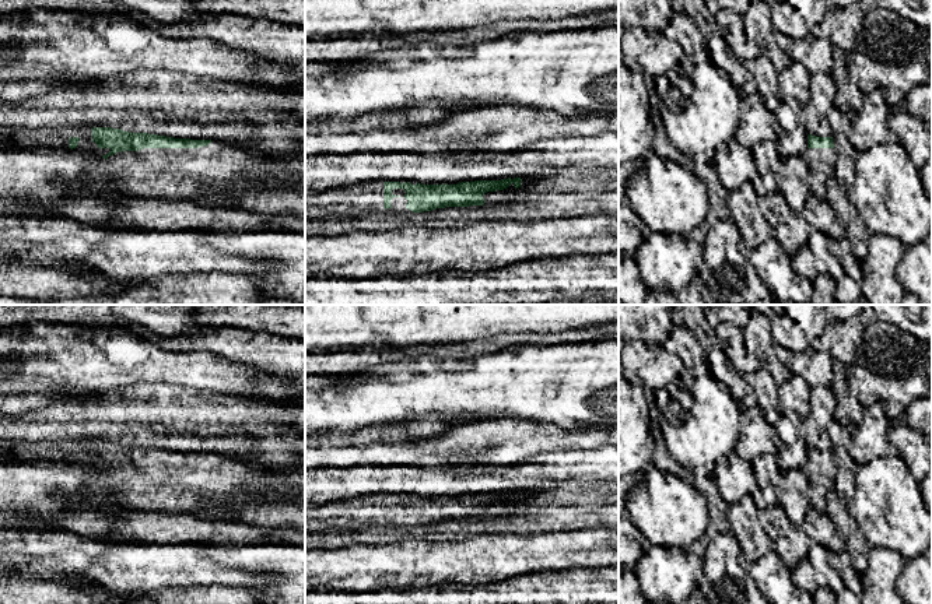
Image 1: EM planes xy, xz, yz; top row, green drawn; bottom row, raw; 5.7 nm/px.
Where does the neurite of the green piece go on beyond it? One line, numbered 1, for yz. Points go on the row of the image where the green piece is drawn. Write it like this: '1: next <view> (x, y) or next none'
1: next yz (820, 161)

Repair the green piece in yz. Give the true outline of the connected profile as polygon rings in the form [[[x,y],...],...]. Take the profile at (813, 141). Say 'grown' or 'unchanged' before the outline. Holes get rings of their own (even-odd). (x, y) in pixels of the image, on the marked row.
grown; [[[807,134],[807,148],[803,159],[809,166],[809,187],[813,196],[827,199],[827,180],[834,176],[837,152],[833,137],[817,137]]]

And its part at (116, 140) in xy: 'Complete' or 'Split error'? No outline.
Split error

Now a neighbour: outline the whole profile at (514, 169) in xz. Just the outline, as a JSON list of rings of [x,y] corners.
[[[509,154],[508,157],[508,178],[530,178],[537,172],[536,164],[533,165],[518,165],[514,162],[514,155]]]

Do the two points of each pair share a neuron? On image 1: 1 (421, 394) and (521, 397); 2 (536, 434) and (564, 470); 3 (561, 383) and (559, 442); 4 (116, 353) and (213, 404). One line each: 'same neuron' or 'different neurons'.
1: same neuron
2: different neurons
3: different neurons
4: different neurons

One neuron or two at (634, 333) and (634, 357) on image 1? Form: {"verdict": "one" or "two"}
{"verdict": "two"}

